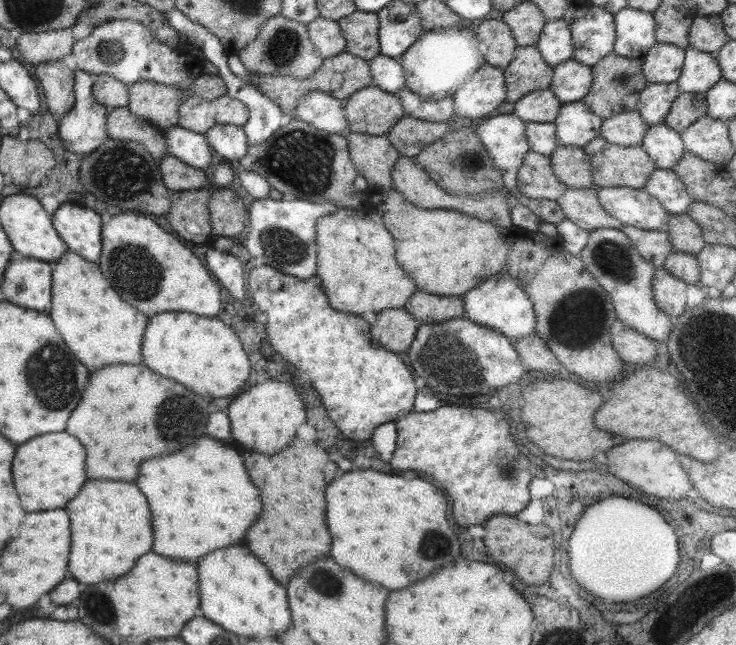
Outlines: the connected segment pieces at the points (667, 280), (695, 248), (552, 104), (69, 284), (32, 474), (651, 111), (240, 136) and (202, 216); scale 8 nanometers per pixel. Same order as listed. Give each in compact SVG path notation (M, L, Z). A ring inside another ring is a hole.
M662 267L654 270L651 288L655 306L671 318L678 317L687 309L686 283L670 276Z
M669 214L666 222L666 233L673 252L696 255L704 246L701 229L687 214Z
M547 88L528 92L516 100L512 113L524 123L552 123L561 105L553 91Z
M67 250L52 264L51 300L48 317L71 354L87 368L99 370L111 364L139 364L141 341L147 318L125 304L101 275L100 269Z
M53 432L45 436L35 436L19 446L19 452L15 452L15 464L11 466L11 472L15 472L15 488L19 488L19 500L23 512L41 512L41 510L53 510L53 508L65 508L67 500L79 492L79 488L85 484L85 452L83 446L65 432Z
M648 83L639 93L636 111L650 126L655 122L661 122L667 116L671 103L678 94L675 83Z
M218 124L209 128L204 136L210 148L223 160L238 161L247 152L247 138L241 127Z
M203 188L170 192L170 210L165 215L170 228L189 242L211 242L213 232L207 206L209 197L211 194Z

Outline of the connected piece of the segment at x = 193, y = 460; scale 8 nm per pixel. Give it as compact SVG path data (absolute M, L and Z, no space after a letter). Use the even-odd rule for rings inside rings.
M201 436L177 454L149 458L134 480L147 498L153 536L151 552L195 564L215 548L234 546L261 511L259 493L251 484L241 456L223 442Z

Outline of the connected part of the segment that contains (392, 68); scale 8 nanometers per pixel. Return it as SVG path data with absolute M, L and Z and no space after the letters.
M379 54L368 60L368 66L372 78L371 86L380 88L383 92L392 95L405 86L399 59Z

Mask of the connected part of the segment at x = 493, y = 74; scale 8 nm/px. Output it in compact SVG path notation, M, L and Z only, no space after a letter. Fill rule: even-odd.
M486 62L452 94L454 115L481 121L506 99L504 76L501 70Z

